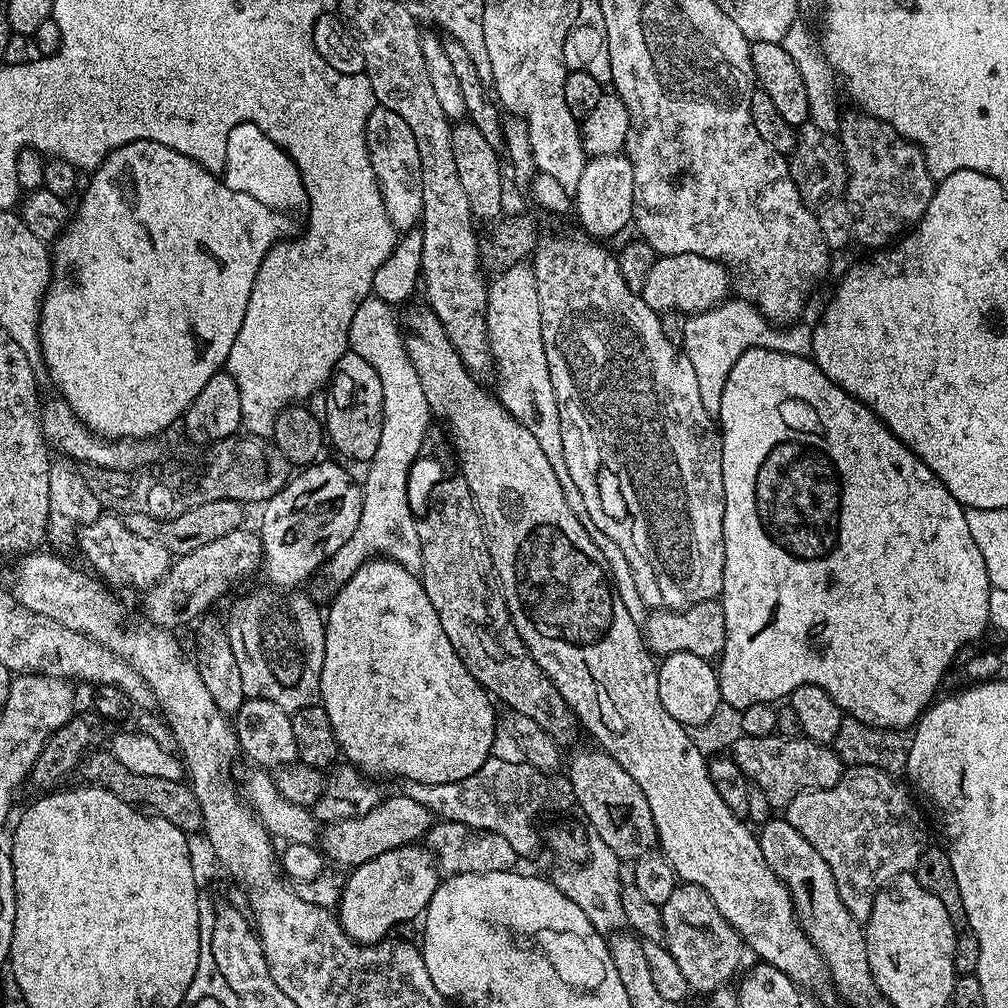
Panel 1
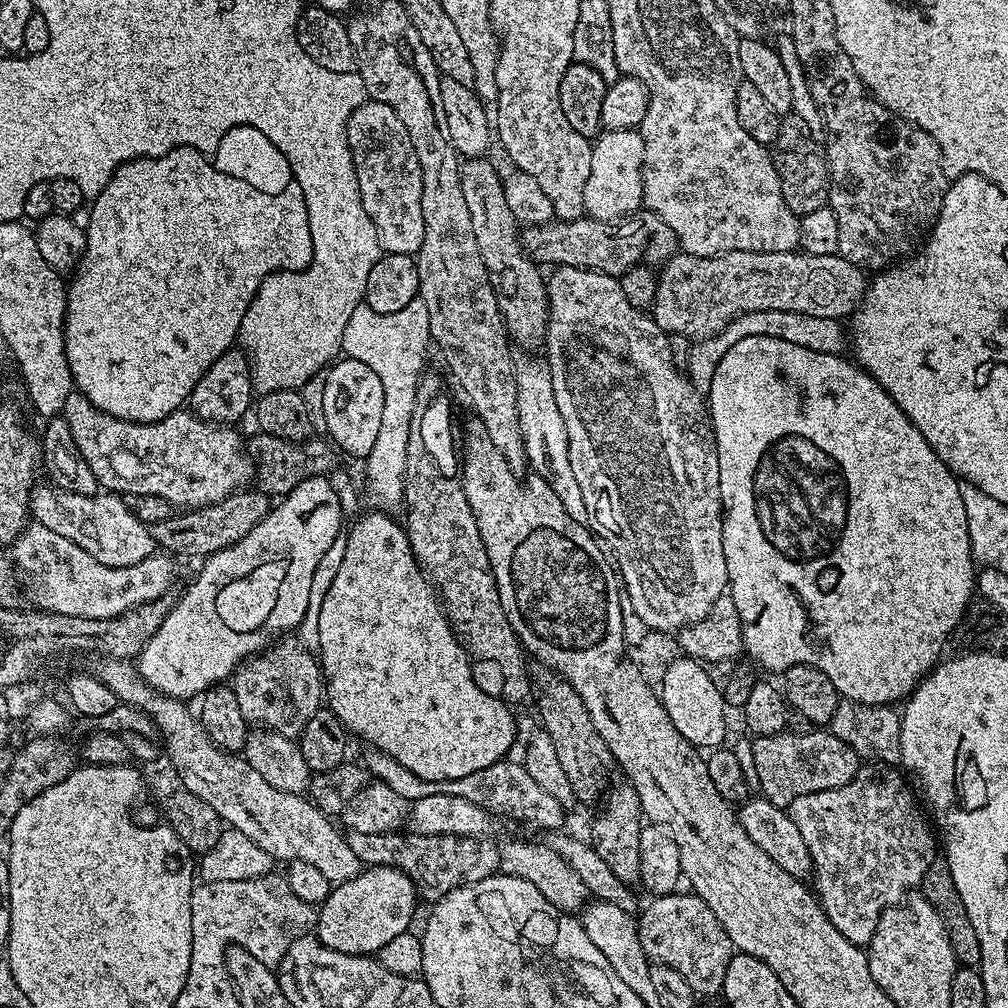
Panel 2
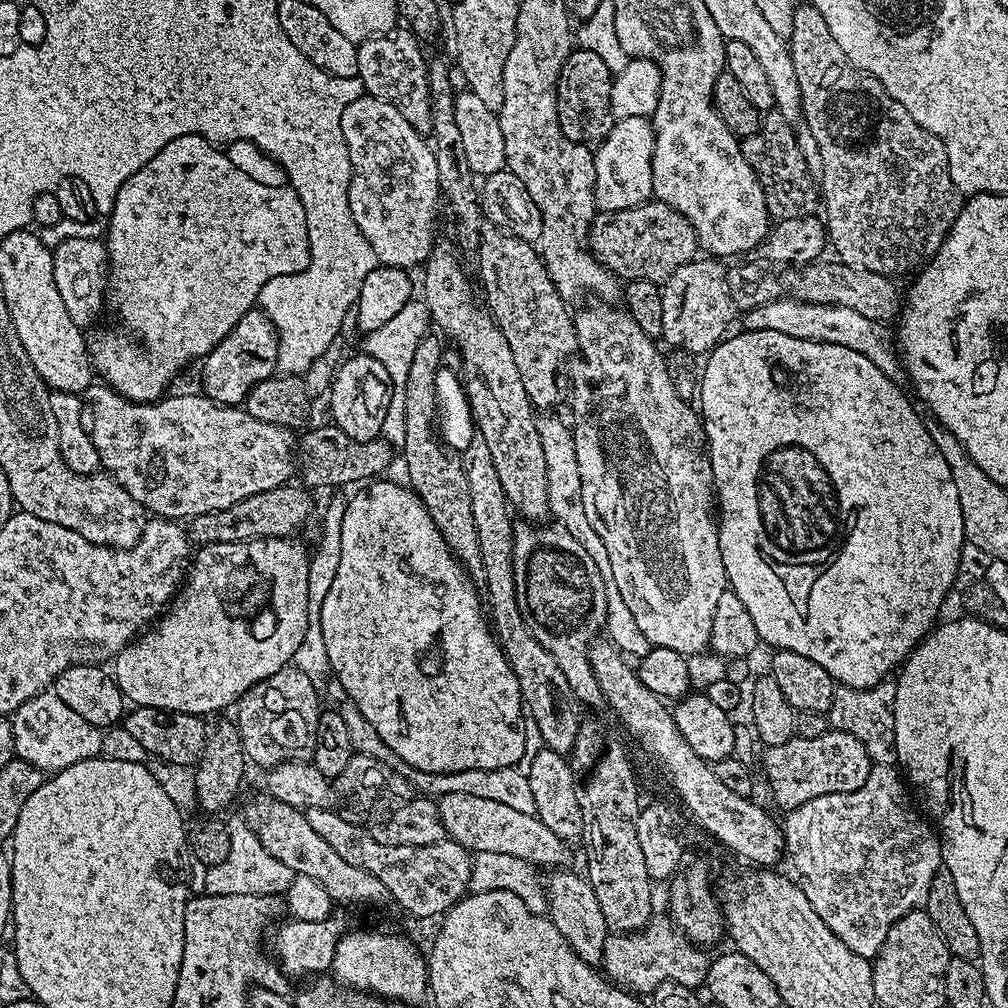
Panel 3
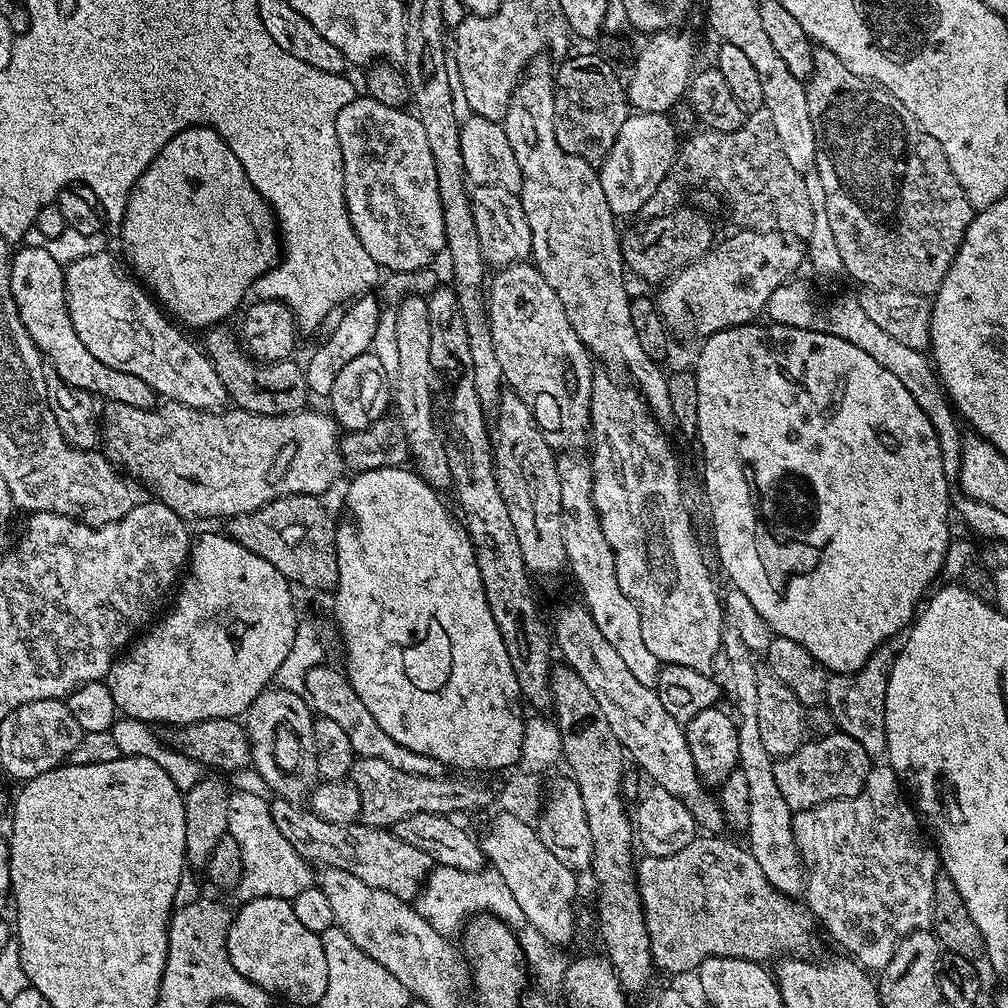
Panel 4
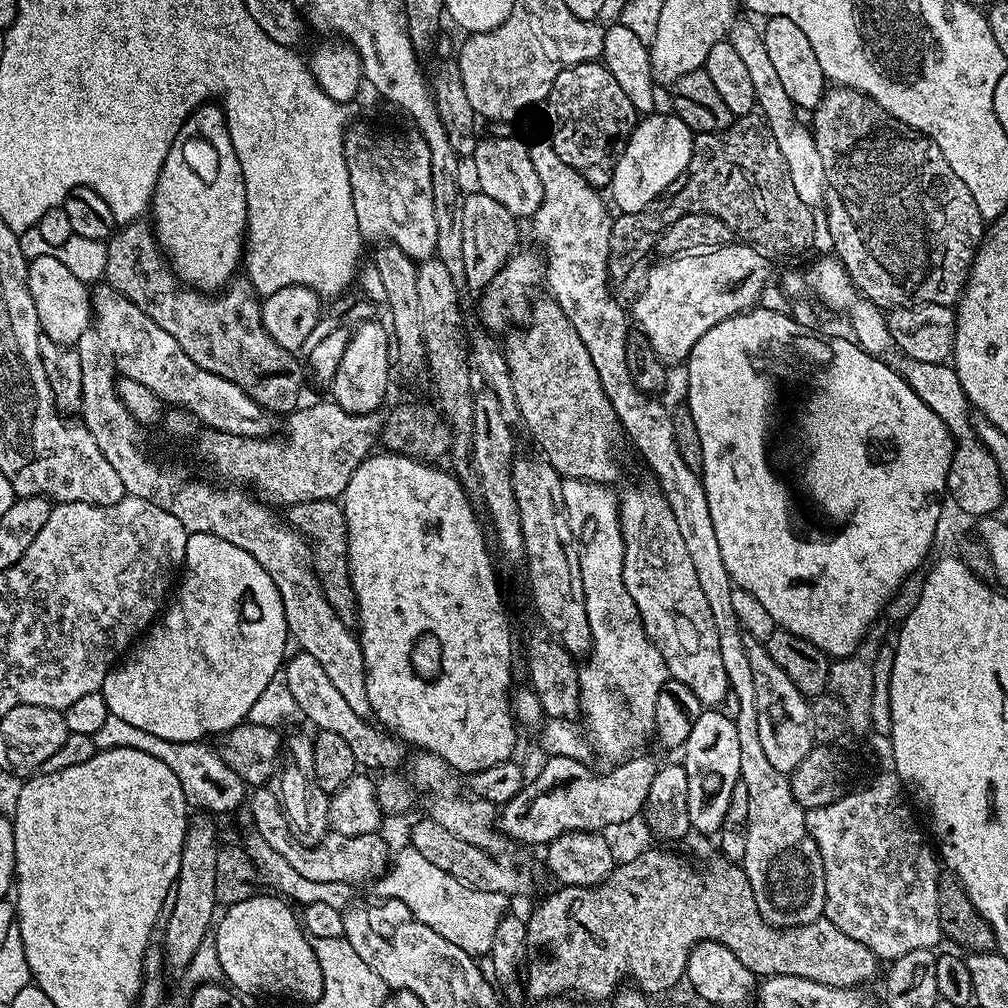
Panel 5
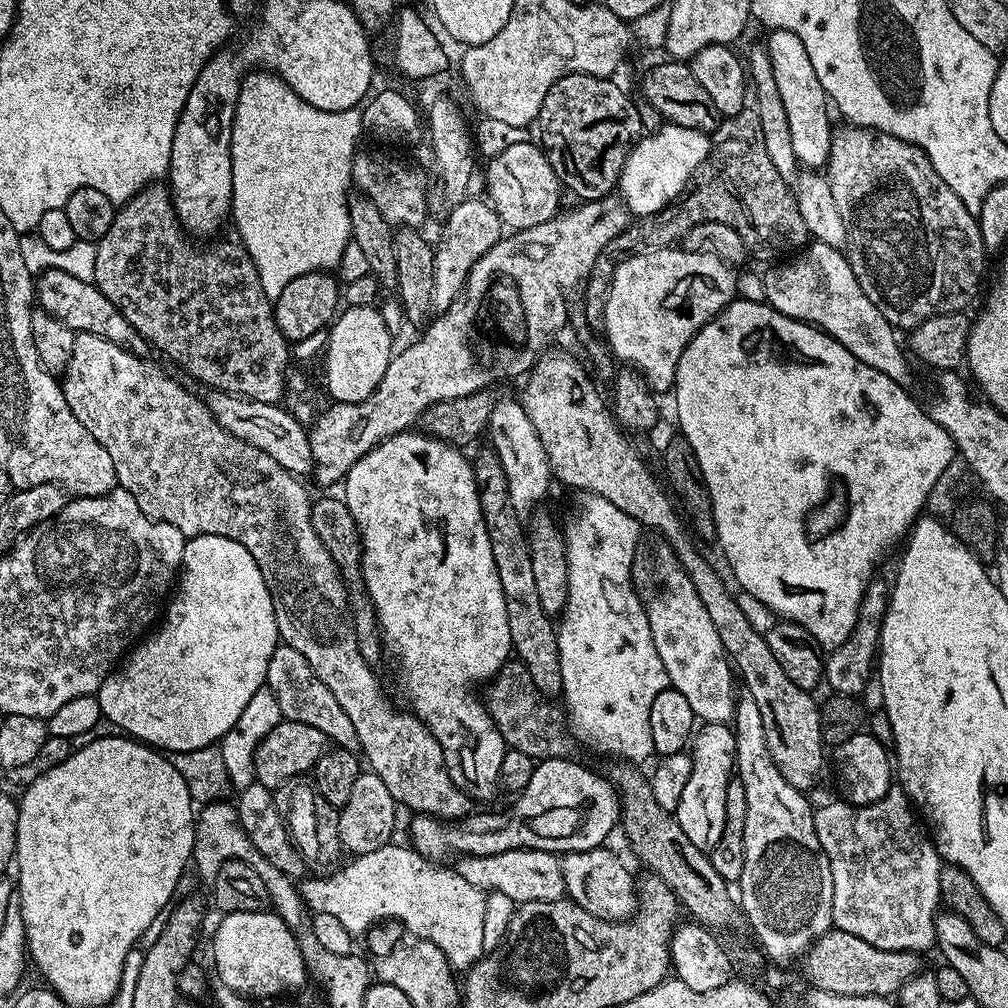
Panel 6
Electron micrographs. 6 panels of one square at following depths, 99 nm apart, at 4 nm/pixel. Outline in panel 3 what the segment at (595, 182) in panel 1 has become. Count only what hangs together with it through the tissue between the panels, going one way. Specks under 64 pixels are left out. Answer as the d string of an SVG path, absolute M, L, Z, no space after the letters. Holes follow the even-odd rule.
M636 116L616 120L610 134L594 152L596 175L596 207L602 212L617 212L647 204L652 195L652 159L654 130L649 117Z

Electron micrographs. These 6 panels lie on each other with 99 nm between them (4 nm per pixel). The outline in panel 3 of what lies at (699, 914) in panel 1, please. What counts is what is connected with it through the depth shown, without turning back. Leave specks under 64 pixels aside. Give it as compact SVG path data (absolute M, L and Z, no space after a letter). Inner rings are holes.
M653 915L646 927L638 932L609 933L604 940L600 962L603 962L603 971L611 981L644 996L651 994L664 981L678 982L693 990L705 985L709 956L679 929L672 927L669 915L663 915Z

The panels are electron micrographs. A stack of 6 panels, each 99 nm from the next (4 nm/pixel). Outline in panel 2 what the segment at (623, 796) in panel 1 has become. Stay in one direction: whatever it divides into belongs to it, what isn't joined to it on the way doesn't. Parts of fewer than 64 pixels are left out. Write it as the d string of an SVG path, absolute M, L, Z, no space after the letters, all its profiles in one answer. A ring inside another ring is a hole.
M543 666L537 669L534 672L534 701L540 711L539 727L548 735L550 742L554 742L558 762L562 762L562 770L572 783L573 797L584 804L591 800L599 801L609 787L608 771L614 768L614 758L590 718L590 710L586 710L582 698L578 698L574 686L570 686L570 682L559 671Z

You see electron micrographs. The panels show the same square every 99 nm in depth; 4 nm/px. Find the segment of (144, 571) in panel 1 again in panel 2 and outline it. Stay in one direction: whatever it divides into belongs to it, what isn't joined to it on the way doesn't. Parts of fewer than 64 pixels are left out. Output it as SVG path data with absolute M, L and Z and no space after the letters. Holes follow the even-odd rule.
M55 486L47 487L37 487L33 491L31 519L46 526L46 530L54 530L54 534L62 534L62 538L70 538L70 542L82 546L86 554L98 558L102 566L134 566L144 558L150 558L153 552L157 551L158 545L152 537L151 527L136 517L127 499L116 494L83 496L64 492Z

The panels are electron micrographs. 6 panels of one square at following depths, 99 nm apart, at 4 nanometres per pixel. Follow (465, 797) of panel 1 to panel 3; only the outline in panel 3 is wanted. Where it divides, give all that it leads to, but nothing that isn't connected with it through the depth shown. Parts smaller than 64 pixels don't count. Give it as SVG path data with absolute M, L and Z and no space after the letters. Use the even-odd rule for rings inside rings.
M351 702L339 705L338 710L346 722L346 730L350 734L353 753L378 758L378 762L382 762L382 766L390 766L390 770L394 770L394 774L406 778L409 789L429 798L439 798L453 793L474 794L475 797L490 798L491 801L502 802L503 805L520 810L523 814L535 813L534 794L530 790L530 782L527 775L521 772L519 767L505 766L494 770L462 770L461 772L445 772L443 774L423 772L406 762L402 762L402 758L398 758L398 754L394 754L394 750L390 750L386 746L386 742L382 742L382 738L378 738L378 732L374 730L374 726L370 726L370 722L366 722L366 718L362 718L362 712Z

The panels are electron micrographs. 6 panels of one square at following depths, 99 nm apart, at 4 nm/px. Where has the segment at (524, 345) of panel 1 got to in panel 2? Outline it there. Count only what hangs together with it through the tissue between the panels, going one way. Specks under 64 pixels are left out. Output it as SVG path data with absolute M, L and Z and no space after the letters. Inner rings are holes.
M524 360L516 364L516 389L518 390L518 418L522 426L524 454L531 471L541 476L558 494L566 514L574 522L589 523L586 502L582 498L582 486L570 470L570 450L566 438L566 416L560 413L560 404L556 401L556 384L552 381L552 368L544 360Z

